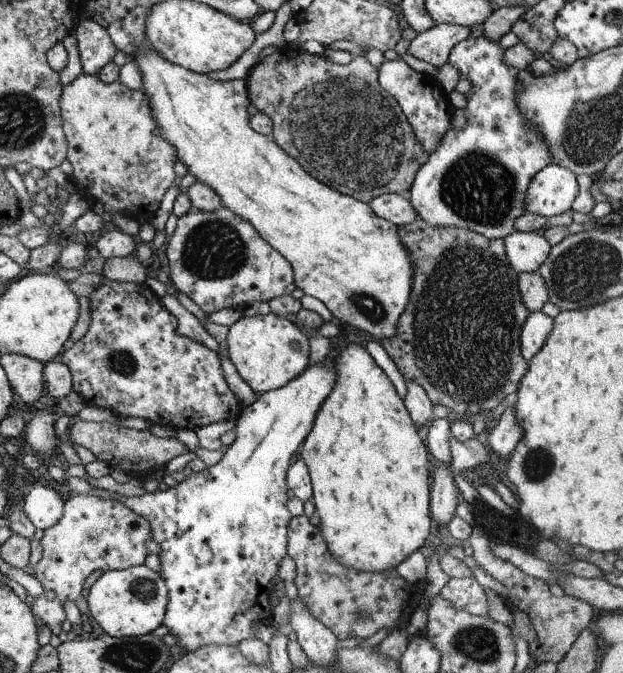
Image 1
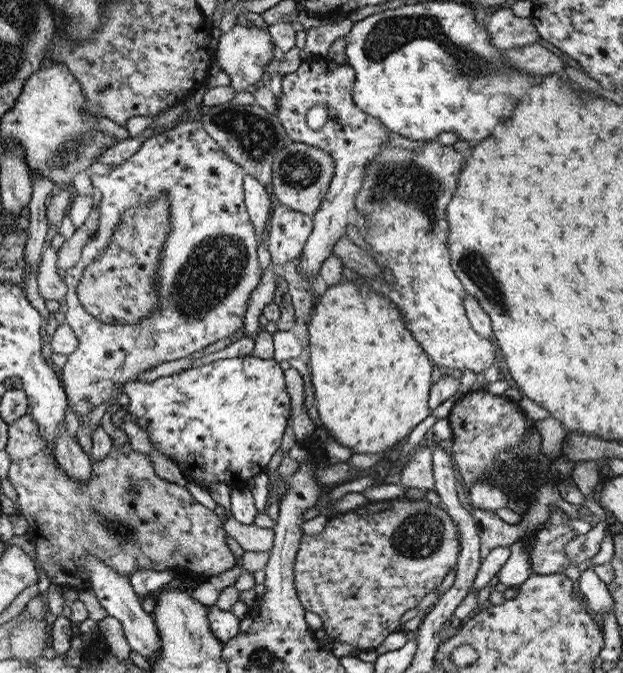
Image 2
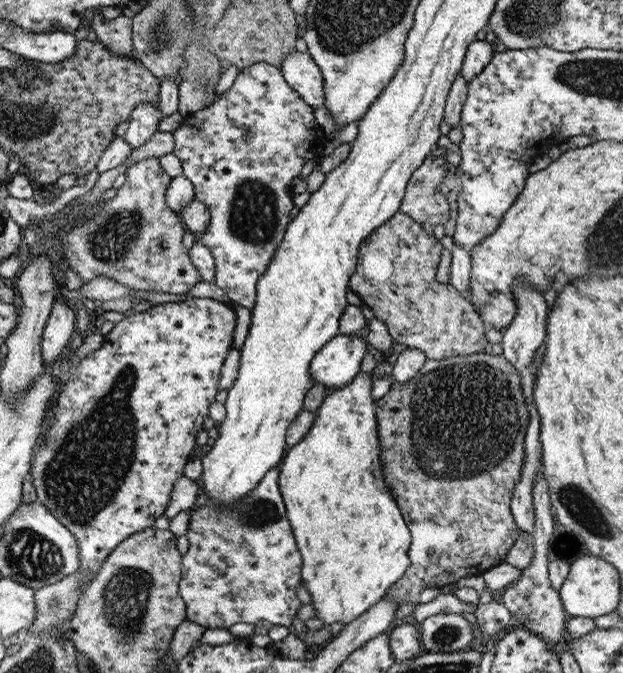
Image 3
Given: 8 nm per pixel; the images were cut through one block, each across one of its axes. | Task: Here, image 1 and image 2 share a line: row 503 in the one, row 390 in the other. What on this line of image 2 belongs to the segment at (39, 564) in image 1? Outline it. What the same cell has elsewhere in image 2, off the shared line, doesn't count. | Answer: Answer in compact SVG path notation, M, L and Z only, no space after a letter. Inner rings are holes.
M186 121L184 123L175 124L173 128L167 128L165 131L160 132L156 136L151 135L147 140L144 140L141 143L141 146L129 157L127 160L124 160L121 164L118 164L111 170L107 175L96 175L95 173L90 175L90 182L92 186L96 186L99 189L99 194L101 194L100 205L98 207L99 217L98 217L98 226L95 230L94 235L81 247L79 260L73 264L73 266L64 270L64 282L67 288L64 298L65 313L64 313L64 322L71 328L74 332L77 339L77 348L66 356L66 361L63 366L58 369L57 373L59 374L60 384L63 387L65 396L67 398L67 406L74 412L77 416L78 421L80 422L81 415L91 411L93 407L103 403L105 401L113 401L119 393L123 393L121 387L123 384L129 381L135 381L137 374L140 372L152 369L153 367L161 364L168 363L180 358L186 357L191 352L197 352L203 350L205 346L221 340L228 336L232 336L235 331L241 328L245 310L247 306L247 298L253 288L255 288L256 283L259 282L261 271L259 270L259 263L257 260L257 253L255 253L257 246L257 238L255 236L255 227L253 223L250 222L248 218L247 211L244 205L244 190L243 190L243 175L244 172L241 170L241 167L235 162L231 161L225 153L221 150L221 147L211 138L203 127L201 127L197 121ZM155 197L167 197L167 203L169 203L169 232L167 232L167 238L165 238L165 244L161 248L161 256L159 256L159 268L157 268L157 286L155 286L155 291L157 291L157 297L159 297L159 308L149 312L147 318L143 318L137 322L137 324L119 324L119 326L111 326L111 324L103 324L91 316L80 304L75 289L77 288L77 283L83 275L83 269L87 268L87 264L91 263L91 260L95 259L95 256L99 255L109 239L111 239L111 233L115 231L115 226L118 223L119 216L121 212L127 211L127 208L139 205L147 199L155 199Z

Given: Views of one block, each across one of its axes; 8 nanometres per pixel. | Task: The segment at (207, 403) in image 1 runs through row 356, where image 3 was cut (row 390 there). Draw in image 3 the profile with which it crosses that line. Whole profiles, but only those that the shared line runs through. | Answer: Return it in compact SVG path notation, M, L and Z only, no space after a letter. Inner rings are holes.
M189 298L172 303L158 303L142 312L131 312L124 319L114 324L104 337L103 344L95 352L80 359L71 371L70 379L63 384L56 397L56 413L47 426L47 434L36 444L32 462L29 466L31 482L35 489L37 502L41 503L51 514L75 537L79 554L79 567L86 575L95 576L101 563L110 552L129 535L144 528L151 527L156 518L163 514L169 502L172 485L183 475L185 464L192 458L197 449L195 437L202 428L205 417L208 416L209 405L215 402L219 368L227 356L227 350L232 346L232 334L236 314L229 304L210 298Z

